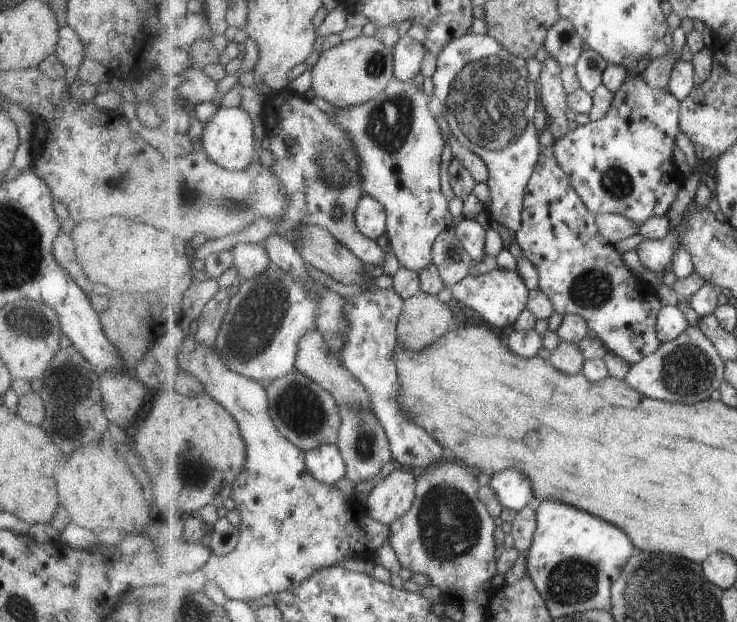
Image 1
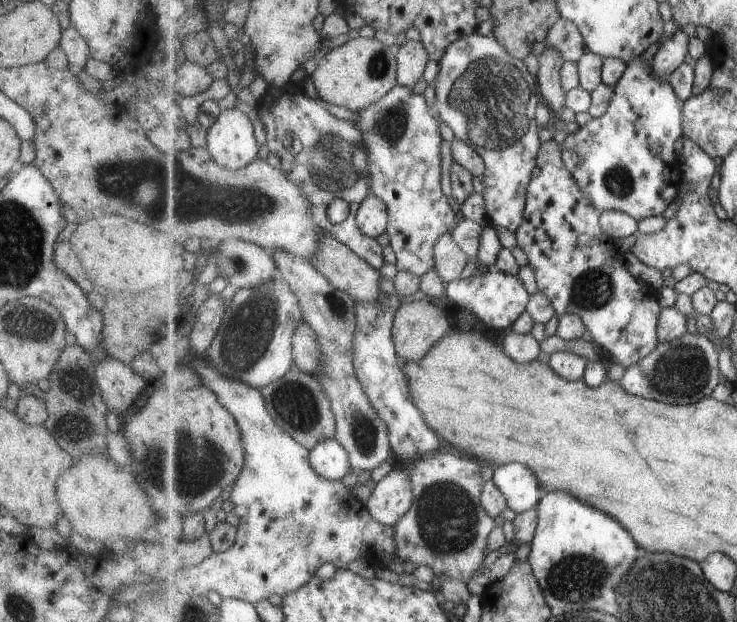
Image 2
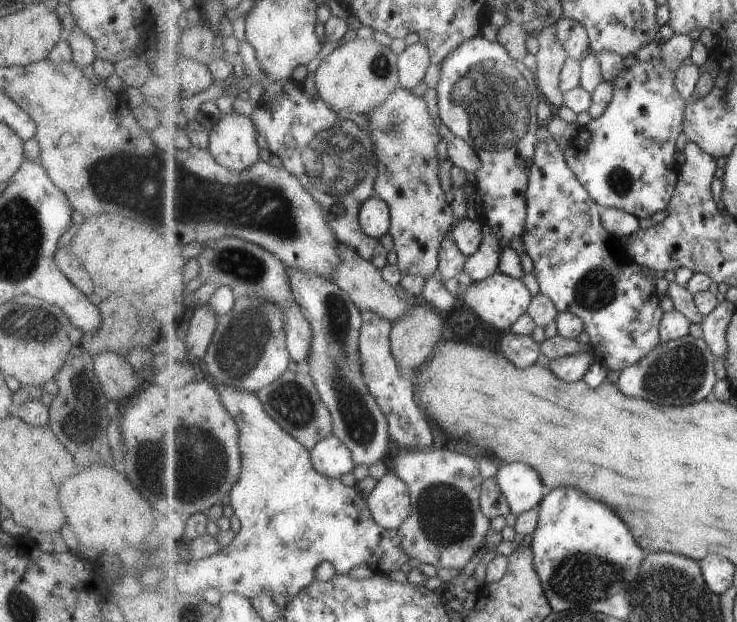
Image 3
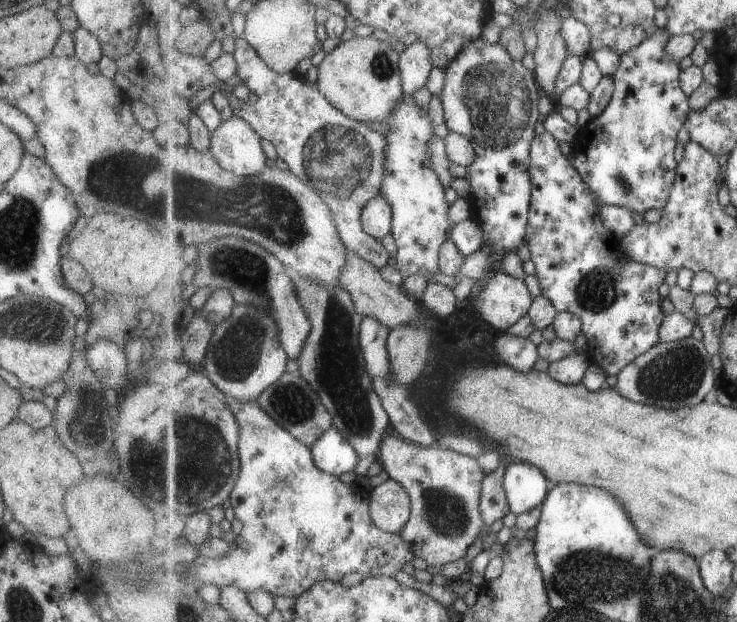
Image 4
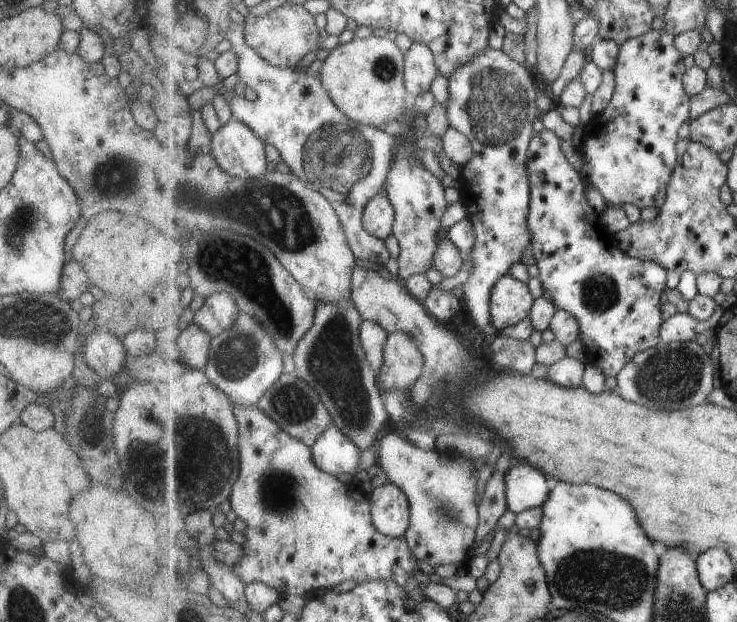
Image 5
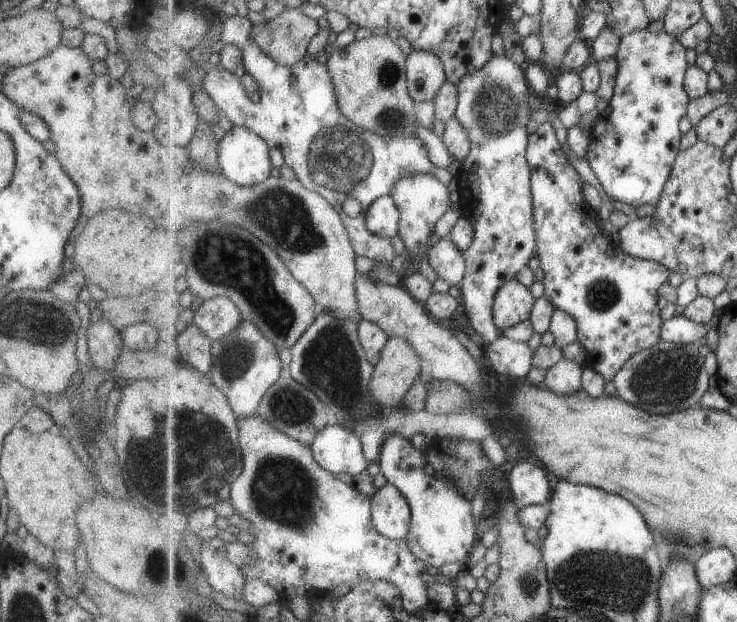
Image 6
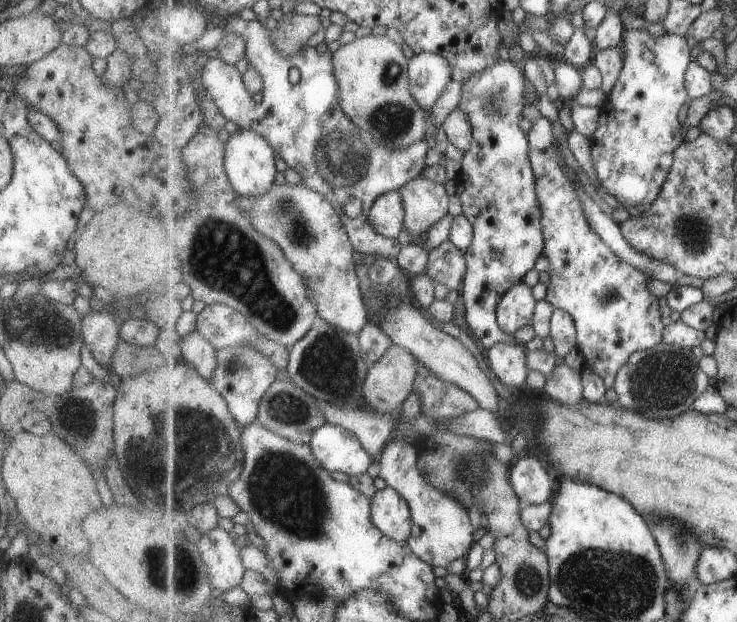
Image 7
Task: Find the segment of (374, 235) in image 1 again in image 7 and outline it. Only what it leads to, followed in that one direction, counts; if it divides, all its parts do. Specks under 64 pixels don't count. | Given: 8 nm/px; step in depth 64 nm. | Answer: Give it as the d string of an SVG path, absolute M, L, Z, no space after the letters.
M402 188L377 197L377 202L368 212L373 228L383 236L392 239L396 239L401 234L405 215Z

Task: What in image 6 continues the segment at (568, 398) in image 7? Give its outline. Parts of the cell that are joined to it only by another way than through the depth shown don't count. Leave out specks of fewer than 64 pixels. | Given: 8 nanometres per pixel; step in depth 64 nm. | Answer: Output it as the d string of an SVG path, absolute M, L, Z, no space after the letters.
M564 358L546 372L546 377L541 386L557 392L559 396L571 396L571 394L583 390L583 374L584 367Z

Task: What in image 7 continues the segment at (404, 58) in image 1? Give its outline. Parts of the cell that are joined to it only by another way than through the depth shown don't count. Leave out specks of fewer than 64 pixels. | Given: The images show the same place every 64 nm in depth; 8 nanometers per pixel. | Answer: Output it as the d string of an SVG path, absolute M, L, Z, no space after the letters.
M431 51L414 53L409 60L410 89L413 96L423 108L435 106L435 102L437 102L437 100L441 98L441 94L445 92L447 84L449 84L451 80L454 80L452 66L442 54Z

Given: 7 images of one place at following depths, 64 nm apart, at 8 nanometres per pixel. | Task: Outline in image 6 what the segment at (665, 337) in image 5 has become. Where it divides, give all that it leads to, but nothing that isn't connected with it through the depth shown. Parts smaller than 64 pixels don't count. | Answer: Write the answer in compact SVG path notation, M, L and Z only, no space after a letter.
M683 313L673 316L662 326L662 341L677 345L699 344L713 324L697 324Z

